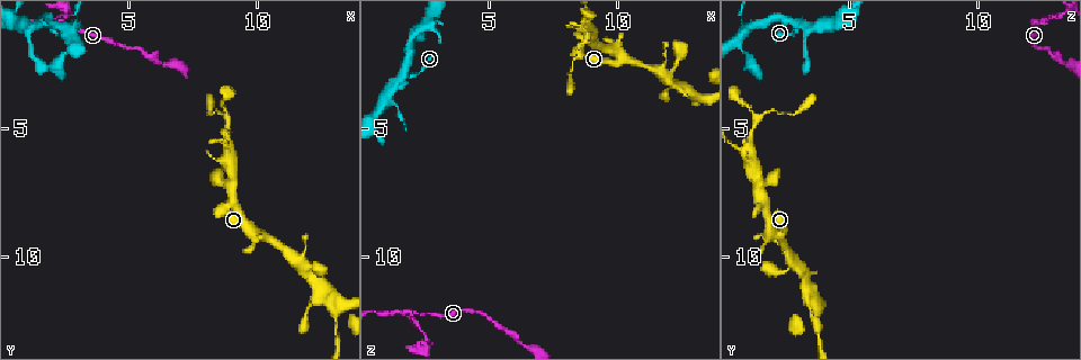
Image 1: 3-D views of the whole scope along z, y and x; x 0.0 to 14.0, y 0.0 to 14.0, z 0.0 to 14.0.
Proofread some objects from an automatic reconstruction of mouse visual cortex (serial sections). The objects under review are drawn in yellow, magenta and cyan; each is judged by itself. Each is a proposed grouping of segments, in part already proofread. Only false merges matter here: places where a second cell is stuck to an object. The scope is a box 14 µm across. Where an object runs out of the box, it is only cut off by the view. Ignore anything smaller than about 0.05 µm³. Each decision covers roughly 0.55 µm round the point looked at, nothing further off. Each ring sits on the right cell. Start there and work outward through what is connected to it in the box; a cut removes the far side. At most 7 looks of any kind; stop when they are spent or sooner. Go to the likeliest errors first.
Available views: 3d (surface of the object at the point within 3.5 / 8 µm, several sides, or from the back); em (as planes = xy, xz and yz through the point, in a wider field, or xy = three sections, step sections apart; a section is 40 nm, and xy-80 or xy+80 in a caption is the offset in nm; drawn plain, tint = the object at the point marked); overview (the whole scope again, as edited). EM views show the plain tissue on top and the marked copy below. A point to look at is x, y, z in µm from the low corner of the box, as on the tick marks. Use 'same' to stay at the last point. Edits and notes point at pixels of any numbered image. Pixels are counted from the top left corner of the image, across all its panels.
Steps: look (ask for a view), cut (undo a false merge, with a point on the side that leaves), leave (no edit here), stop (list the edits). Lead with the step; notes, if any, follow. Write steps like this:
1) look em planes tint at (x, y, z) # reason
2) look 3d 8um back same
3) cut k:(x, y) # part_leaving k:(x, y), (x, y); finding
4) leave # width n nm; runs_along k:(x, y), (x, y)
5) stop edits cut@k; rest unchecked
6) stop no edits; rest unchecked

look 3d 3.5um back at (1.8, 0.9, 3.0) # three arms meet

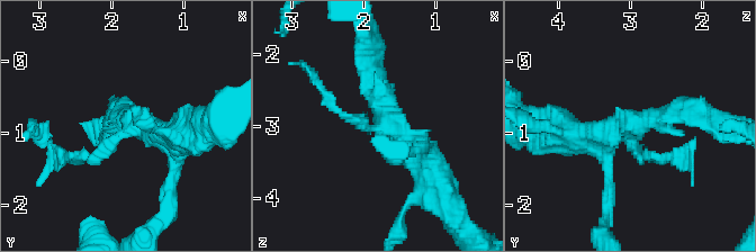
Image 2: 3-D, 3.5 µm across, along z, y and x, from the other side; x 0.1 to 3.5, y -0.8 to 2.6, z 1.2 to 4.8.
look em xy step 1 tint at (1.70, 0.90, 2.95) # now the EM

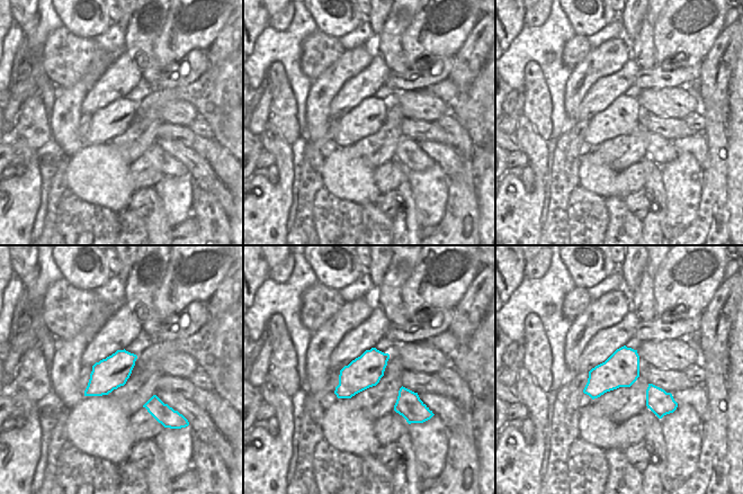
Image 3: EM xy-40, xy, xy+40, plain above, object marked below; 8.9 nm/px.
leave # runs_along 2:(325, 101), (370, 129), (395, 129), (430, 179); all the same cell

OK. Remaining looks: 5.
look 3d 3.5um back at (10.0, 9.2, 2.4)

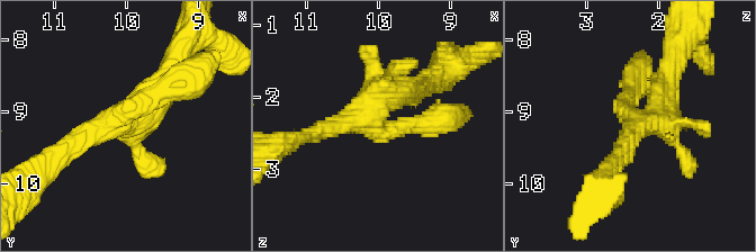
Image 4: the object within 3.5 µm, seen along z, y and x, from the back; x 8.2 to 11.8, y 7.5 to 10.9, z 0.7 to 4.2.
look em xy step 5 tint at (10.10, 9.15, 2.30)

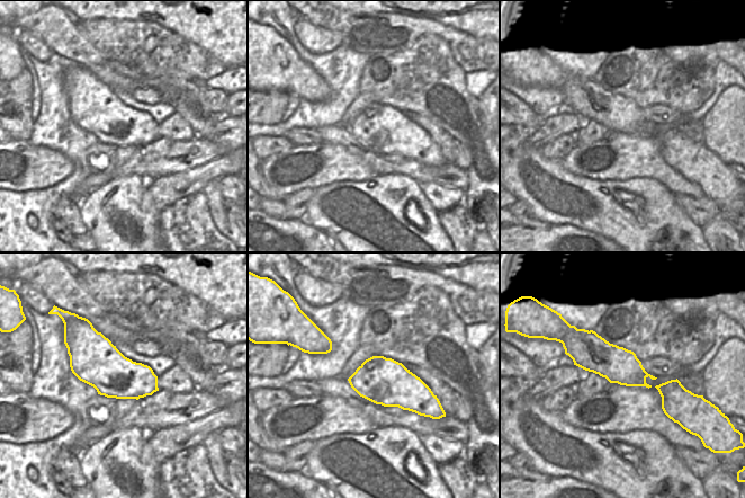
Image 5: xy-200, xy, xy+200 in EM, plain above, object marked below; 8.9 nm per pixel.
leave # runs_along 4:(425, 124), (370, 124), (419, 87); all the same cell

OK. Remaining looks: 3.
look 3d 3.5um back at (13.0, 12.1, 3.7) # three arms meet

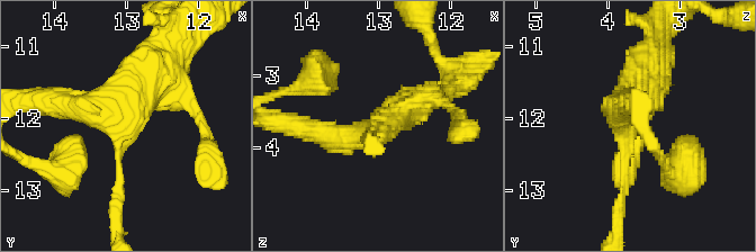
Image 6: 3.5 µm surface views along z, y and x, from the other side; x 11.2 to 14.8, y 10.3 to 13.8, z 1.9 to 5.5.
look em planes tint at (13.05, 12.10, 3.75) # arms 3; arm_widths 100, 400, 450 nm

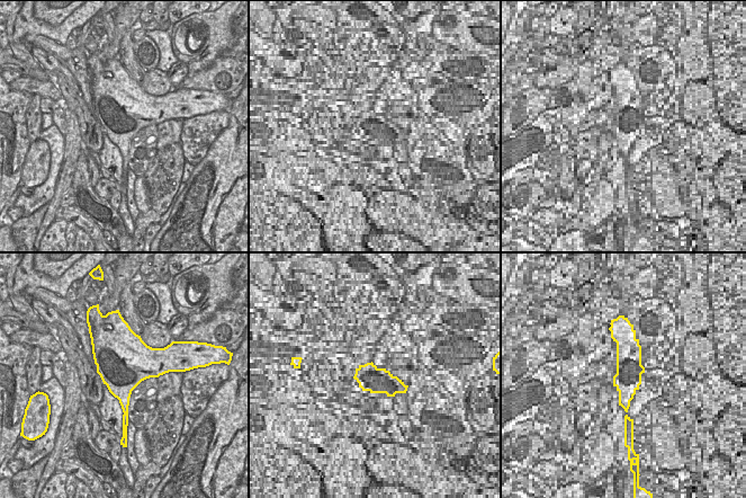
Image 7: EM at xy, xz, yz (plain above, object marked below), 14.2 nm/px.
leave # runs_along 6:(154, 64), (119, 127), (116, 206); continuous, no second cell

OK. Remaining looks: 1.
stop no edits; rest unchecked

